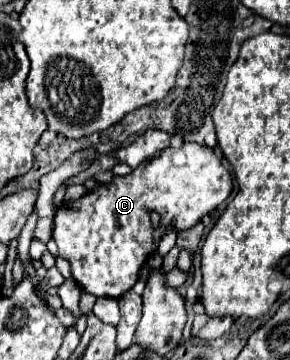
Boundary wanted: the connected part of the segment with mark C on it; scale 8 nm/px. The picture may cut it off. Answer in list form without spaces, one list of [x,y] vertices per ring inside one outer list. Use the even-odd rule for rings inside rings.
[[[184,142],[180,148],[162,150],[158,156],[140,164],[128,176],[114,176],[110,184],[100,184],[100,188],[96,188],[94,192],[88,192],[78,200],[62,202],[54,216],[52,238],[58,244],[58,256],[70,262],[74,280],[86,292],[94,296],[120,298],[136,284],[142,264],[156,248],[160,234],[166,226],[172,226],[176,230],[192,228],[196,222],[202,220],[204,214],[210,214],[216,206],[220,206],[230,196],[230,192],[232,192],[232,174],[224,164],[224,158],[216,156],[216,152],[204,144]],[[150,210],[162,216],[162,224],[158,230],[152,230],[148,216]]]

